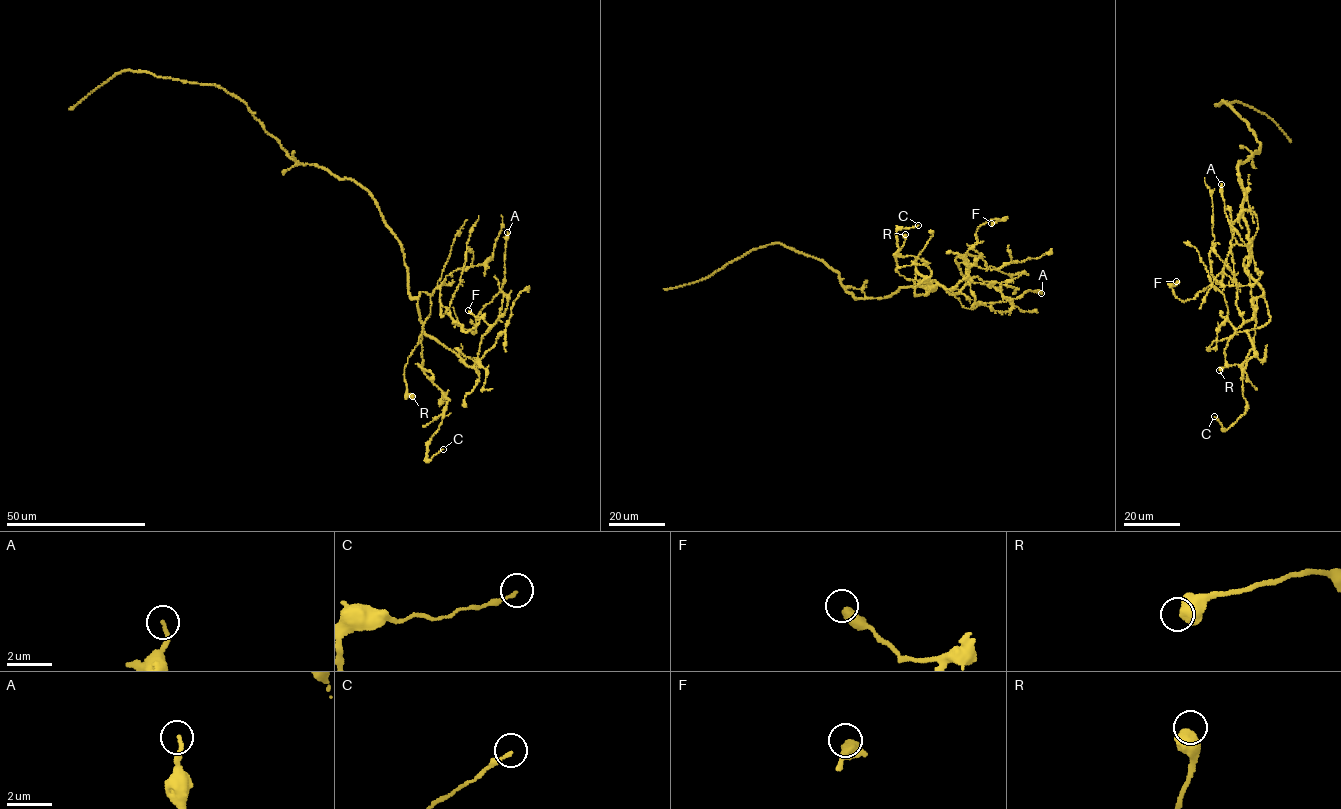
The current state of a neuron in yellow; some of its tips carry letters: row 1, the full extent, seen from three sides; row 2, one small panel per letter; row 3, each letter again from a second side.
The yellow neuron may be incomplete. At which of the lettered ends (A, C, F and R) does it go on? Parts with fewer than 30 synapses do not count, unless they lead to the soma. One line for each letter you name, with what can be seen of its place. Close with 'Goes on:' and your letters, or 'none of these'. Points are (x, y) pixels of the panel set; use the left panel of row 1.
Goes on: none of these

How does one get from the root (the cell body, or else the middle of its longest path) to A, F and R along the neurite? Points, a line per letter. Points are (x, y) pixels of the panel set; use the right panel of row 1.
A: (1239, 173), (1249, 263), (1250, 249), (1234, 244), (1215, 280), (1253, 284), (1259, 275), (1227, 218), (1221, 184)
F: (1239, 173), (1249, 263), (1243, 264), (1250, 249), (1234, 244), (1223, 271), (1193, 298), (1175, 296), (1176, 281)
R: (1239, 173), (1249, 238), (1249, 263), (1243, 264), (1245, 256), (1255, 333), (1243, 362), (1219, 370)

